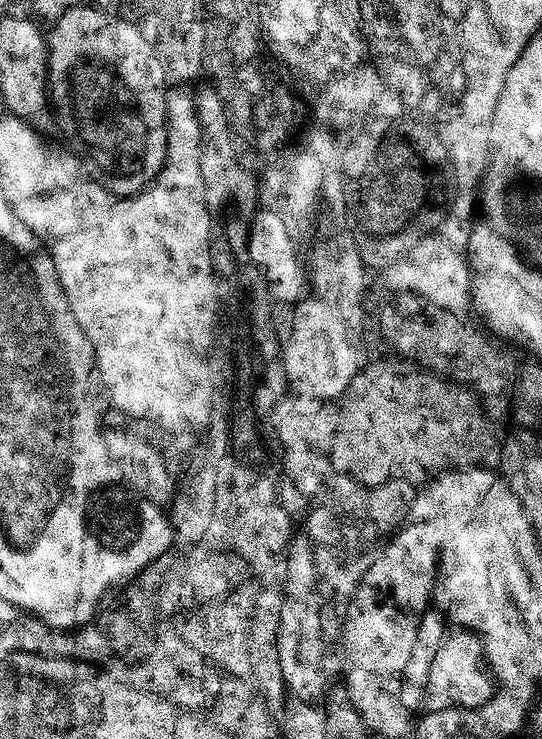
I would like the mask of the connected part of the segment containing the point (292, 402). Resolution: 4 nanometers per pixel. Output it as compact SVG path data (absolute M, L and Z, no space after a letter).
M299 394L285 395L270 413L270 424L274 429L274 436L276 432L277 438L280 439L279 451L282 453L282 479L278 495L281 504L290 514L303 513L330 474L336 414L337 409L331 403Z

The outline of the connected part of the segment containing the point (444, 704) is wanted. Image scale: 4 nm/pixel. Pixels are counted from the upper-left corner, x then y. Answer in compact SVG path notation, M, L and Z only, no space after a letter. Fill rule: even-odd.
M425 611L416 627L410 662L406 662L404 678L400 682L402 702L417 714L485 704L492 697L494 684L489 673L483 667L479 668L482 664L479 639L469 629L453 626L439 611L436 612Z

